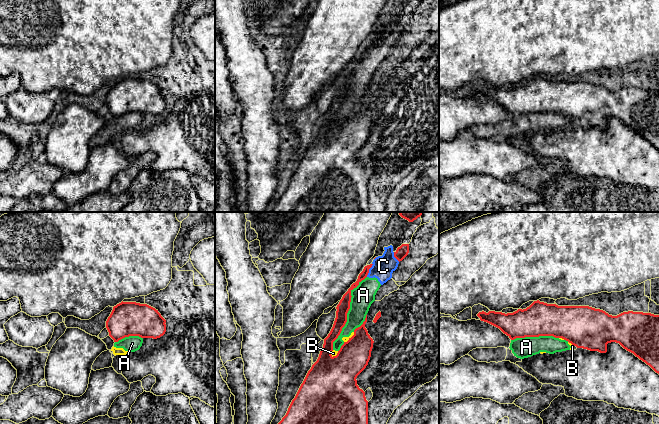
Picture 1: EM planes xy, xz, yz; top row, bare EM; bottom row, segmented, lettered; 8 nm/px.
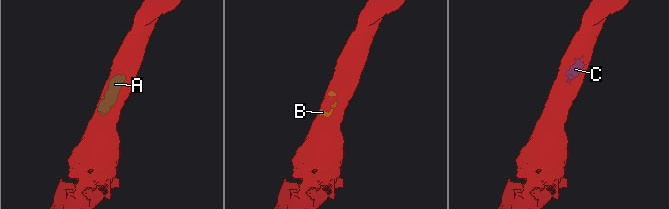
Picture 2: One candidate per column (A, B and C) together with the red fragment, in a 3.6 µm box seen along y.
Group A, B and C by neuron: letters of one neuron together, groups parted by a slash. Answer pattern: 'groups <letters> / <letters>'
groups A B C

